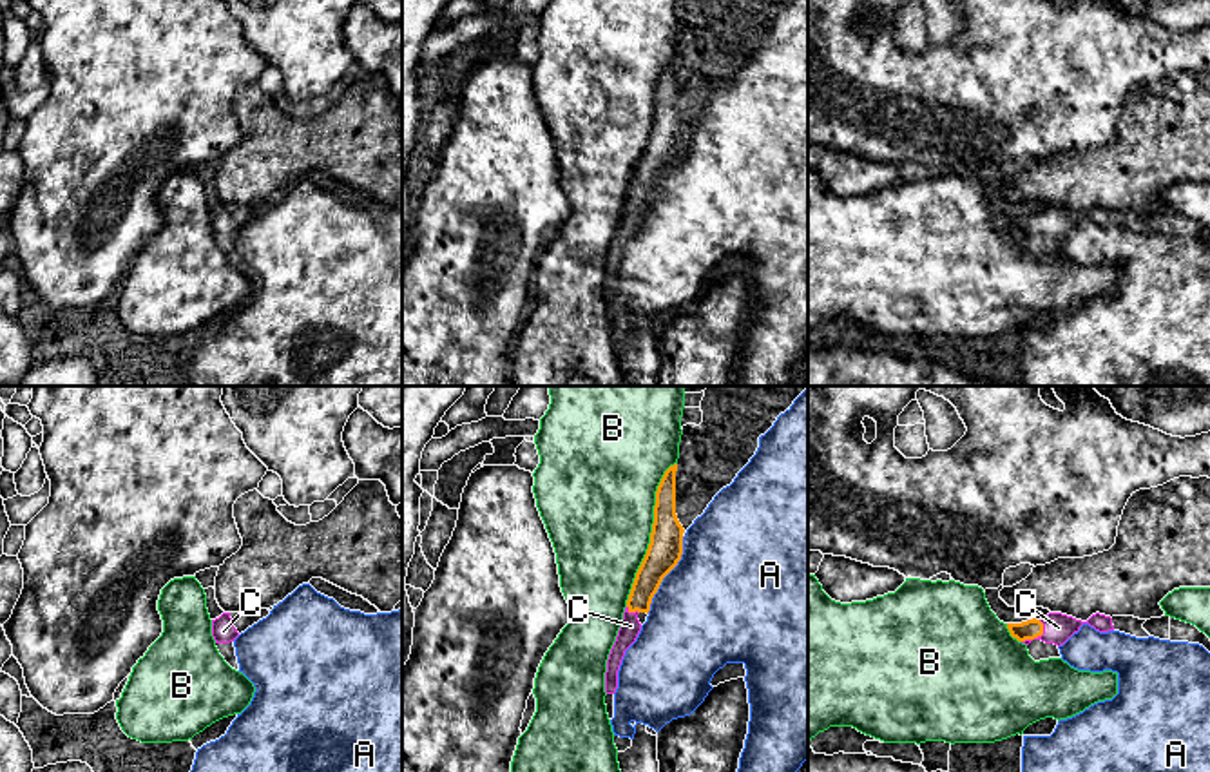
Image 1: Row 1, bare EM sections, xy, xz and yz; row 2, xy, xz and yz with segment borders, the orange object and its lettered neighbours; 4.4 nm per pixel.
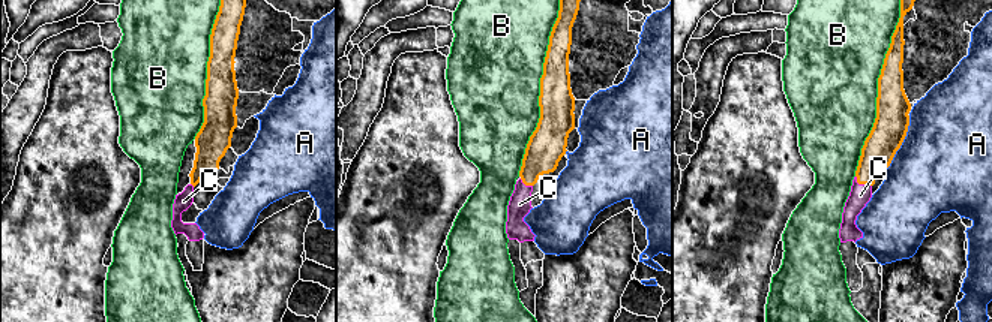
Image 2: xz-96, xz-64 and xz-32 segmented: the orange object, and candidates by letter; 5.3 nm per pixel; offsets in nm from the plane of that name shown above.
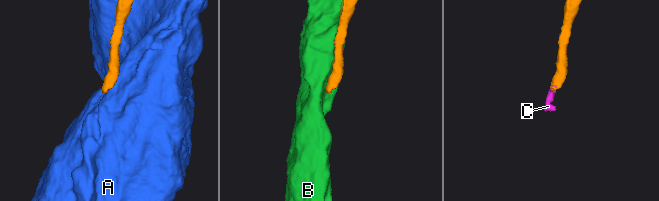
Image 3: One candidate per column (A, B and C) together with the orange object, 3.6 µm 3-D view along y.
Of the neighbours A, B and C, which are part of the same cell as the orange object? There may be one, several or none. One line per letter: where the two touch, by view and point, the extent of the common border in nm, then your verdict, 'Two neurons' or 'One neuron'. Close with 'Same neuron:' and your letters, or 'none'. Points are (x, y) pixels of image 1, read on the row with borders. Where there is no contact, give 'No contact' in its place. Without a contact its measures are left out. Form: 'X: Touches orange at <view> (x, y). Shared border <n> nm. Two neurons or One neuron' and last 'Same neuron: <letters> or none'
A: Touches orange at xz (667, 573). Shared border 380 nm. Two neurons
B: Touches orange at xz (651, 533). Shared border 700 nm. Two neurons
C: Touches orange at yz (1038, 635). Shared border 130 nm. One neuron
Same neuron: C

